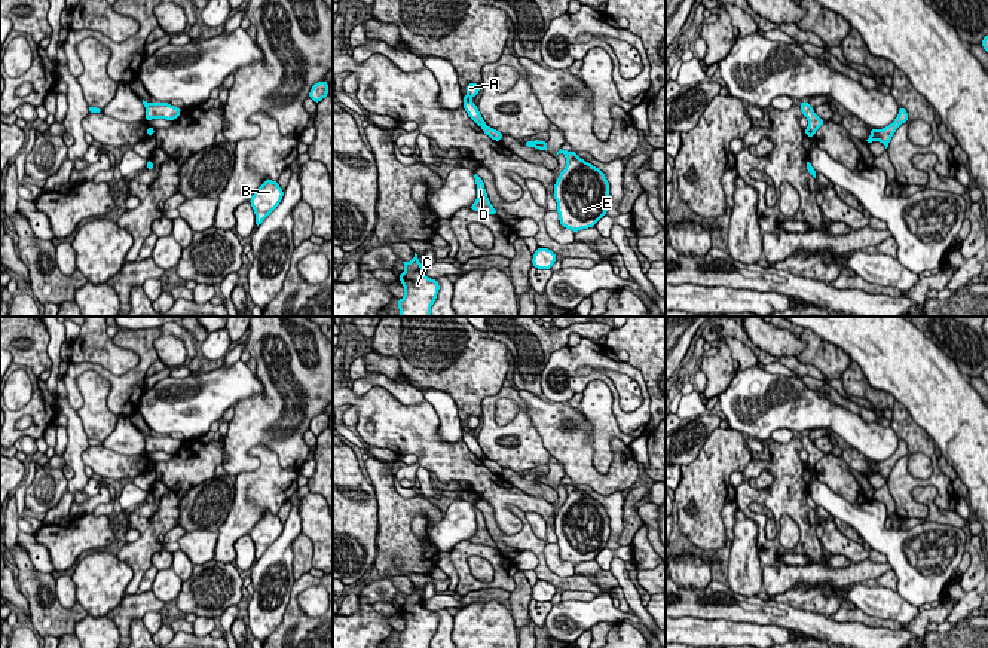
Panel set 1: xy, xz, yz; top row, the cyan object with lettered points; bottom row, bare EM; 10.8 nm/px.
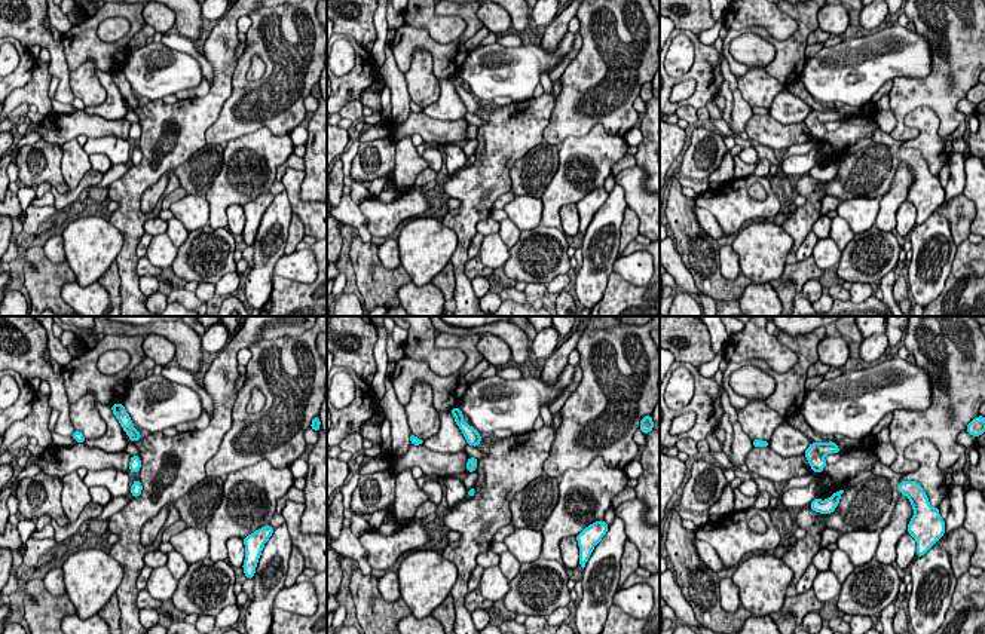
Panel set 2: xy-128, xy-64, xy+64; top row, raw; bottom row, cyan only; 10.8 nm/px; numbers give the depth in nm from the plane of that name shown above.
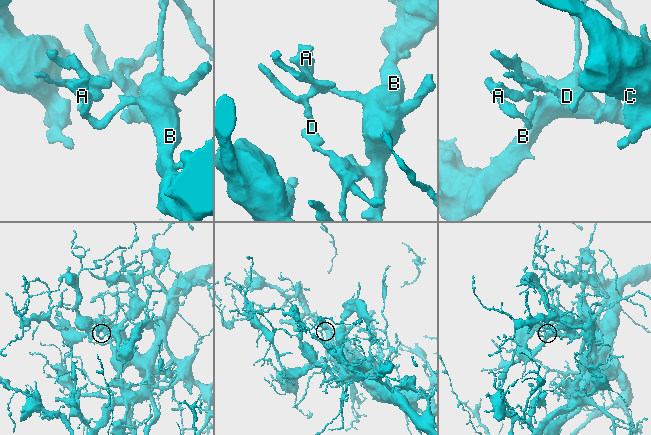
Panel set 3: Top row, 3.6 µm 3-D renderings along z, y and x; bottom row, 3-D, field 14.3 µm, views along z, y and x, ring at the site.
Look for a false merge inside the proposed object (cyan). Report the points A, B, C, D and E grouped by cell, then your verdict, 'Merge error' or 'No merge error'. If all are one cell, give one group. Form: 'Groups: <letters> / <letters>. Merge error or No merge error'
Groups: A B C E / D. Merge error

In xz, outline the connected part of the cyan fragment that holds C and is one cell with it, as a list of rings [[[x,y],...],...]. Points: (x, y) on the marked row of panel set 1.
[[[415,253],[412,262],[403,262],[406,269],[398,276],[404,287],[404,297],[397,300],[401,317],[431,317],[440,284],[423,273],[423,265]]]

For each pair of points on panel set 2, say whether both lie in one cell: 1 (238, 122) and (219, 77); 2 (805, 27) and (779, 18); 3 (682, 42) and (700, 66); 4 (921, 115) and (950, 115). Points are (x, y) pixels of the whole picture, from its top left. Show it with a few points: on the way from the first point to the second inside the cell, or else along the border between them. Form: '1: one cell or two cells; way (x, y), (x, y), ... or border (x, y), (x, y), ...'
1: two cells; border (236, 63), (232, 94), (208, 126)
2: two cells; border (798, 23), (785, 39), (774, 39), (762, 27)
3: two cells; border (684, 33), (693, 45), (694, 63), (675, 77)
4: two cells; border (904, 118), (929, 107), (950, 141)

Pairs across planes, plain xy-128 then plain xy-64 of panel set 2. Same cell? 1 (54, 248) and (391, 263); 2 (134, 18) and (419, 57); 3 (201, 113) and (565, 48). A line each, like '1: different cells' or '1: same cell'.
1: same cell
2: different cells
3: different cells

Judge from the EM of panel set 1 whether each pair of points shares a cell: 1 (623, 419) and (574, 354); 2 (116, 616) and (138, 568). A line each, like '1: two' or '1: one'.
1: one
2: two

